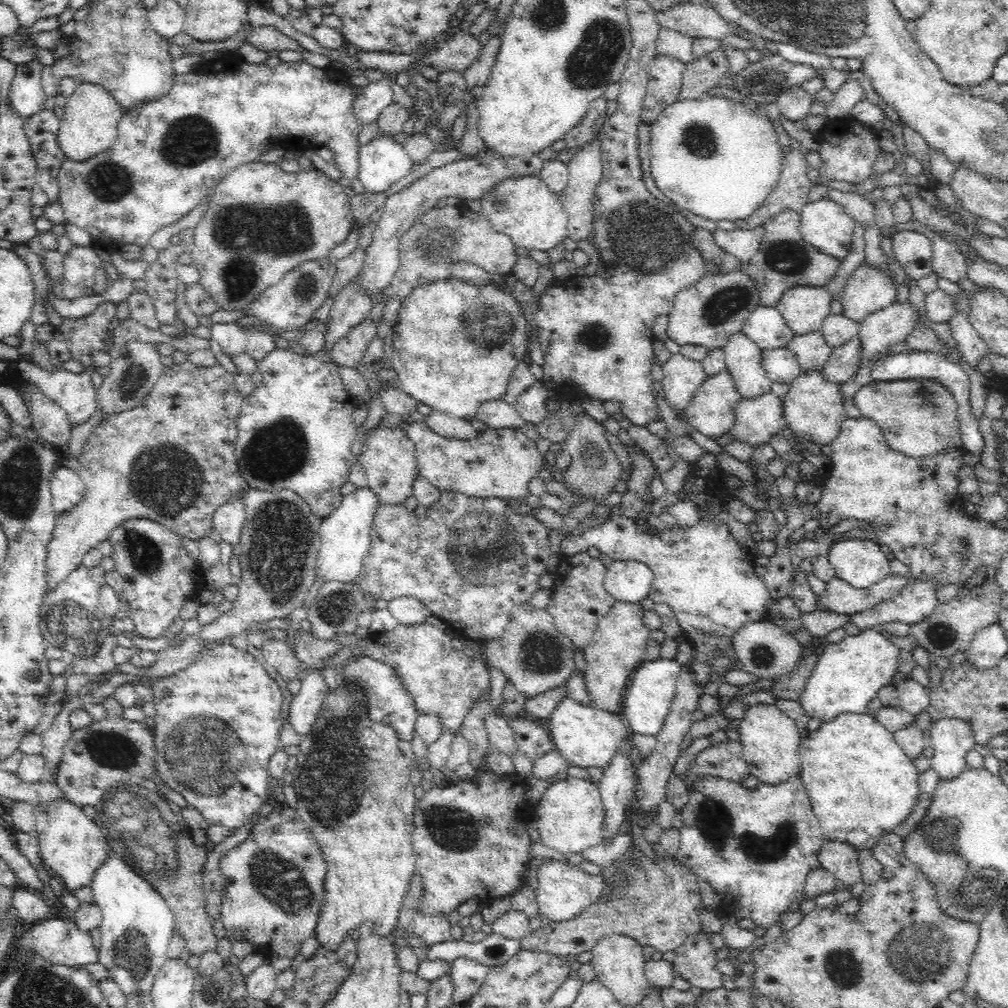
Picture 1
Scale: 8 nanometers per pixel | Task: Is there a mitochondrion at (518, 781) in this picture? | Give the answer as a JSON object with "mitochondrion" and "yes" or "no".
{"mitochondrion":"no"}

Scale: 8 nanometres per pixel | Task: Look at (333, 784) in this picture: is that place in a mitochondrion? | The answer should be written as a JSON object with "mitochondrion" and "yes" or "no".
{"mitochondrion":"yes"}

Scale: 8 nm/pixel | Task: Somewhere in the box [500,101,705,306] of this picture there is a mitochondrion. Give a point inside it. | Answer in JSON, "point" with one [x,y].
{"point":[643,239]}

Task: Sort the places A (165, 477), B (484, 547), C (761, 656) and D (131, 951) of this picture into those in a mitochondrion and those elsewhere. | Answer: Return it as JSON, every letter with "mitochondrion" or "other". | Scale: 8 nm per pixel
{"A":"mitochondrion","B":"mitochondrion","C":"mitochondrion","D":"mitochondrion"}

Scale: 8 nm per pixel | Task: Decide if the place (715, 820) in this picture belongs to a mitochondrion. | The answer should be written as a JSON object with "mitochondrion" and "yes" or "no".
{"mitochondrion":"yes"}

